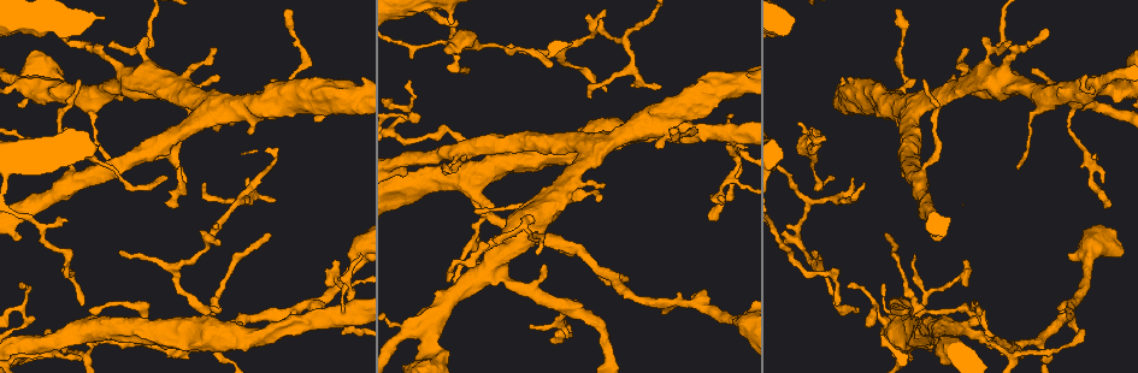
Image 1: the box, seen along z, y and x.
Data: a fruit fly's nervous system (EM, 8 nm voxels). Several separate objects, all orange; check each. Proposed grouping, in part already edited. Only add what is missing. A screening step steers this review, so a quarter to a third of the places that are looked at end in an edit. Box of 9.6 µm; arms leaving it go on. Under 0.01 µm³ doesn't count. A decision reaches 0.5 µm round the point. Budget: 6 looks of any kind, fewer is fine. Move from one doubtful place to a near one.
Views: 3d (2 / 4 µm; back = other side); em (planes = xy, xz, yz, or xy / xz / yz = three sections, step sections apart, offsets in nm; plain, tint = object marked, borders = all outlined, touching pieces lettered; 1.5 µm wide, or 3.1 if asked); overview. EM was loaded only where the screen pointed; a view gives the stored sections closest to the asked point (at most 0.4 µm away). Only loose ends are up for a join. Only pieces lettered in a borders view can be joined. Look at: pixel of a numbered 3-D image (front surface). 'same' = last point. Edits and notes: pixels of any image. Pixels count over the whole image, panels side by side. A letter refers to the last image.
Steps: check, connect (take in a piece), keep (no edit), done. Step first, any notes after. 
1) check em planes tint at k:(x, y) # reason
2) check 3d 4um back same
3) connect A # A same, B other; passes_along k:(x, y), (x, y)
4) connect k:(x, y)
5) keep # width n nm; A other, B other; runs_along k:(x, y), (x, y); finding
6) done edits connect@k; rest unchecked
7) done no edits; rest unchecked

check 3d 4um back at 1:(588, 96) # thin end

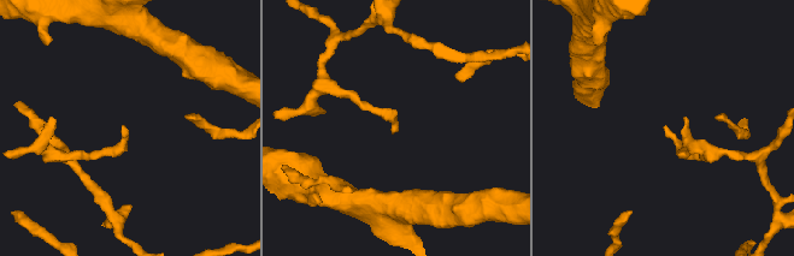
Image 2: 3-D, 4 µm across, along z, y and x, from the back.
check em xz step 8 tint at 2:(123, 127)

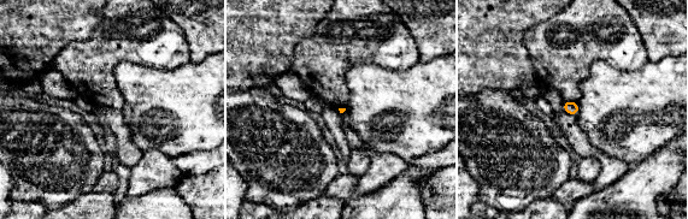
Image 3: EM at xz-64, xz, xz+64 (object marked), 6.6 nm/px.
check em planes borders same # another direction

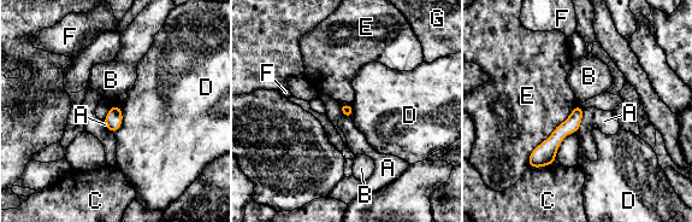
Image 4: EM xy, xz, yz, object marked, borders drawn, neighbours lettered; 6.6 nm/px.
keep # A other, B other, C other, D other, E other, F other, G other; border 4:(584, 110), (577, 133); none of them fits

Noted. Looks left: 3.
check em planes borders at 1:(78, 81)

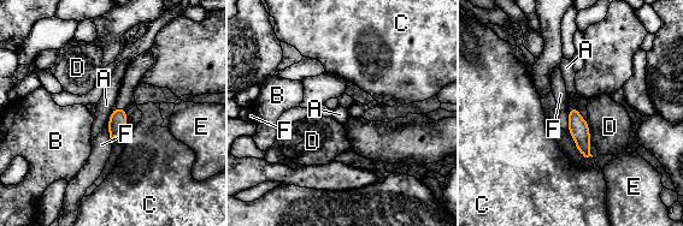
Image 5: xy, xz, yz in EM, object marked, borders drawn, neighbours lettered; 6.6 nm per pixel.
keep # A other, B other, C other, D other, E other, F other; border 5:(116, 106), (107, 119); none of them fits

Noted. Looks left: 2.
check em planes tint at 1:(24, 283) # an open end

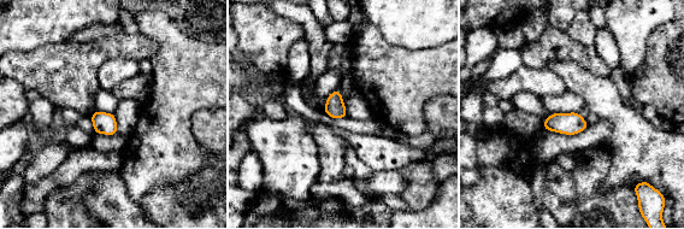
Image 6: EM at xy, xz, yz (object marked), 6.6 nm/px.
check em planes borders same

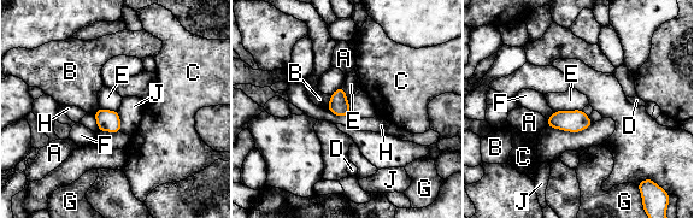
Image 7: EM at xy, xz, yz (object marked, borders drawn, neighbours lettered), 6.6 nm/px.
keep # width 140 nm; A other, B other, C other, D other, E other, F other, G other, H other, J other; no lettered piece goes on from it

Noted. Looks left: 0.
done no edits; rest unchecked

